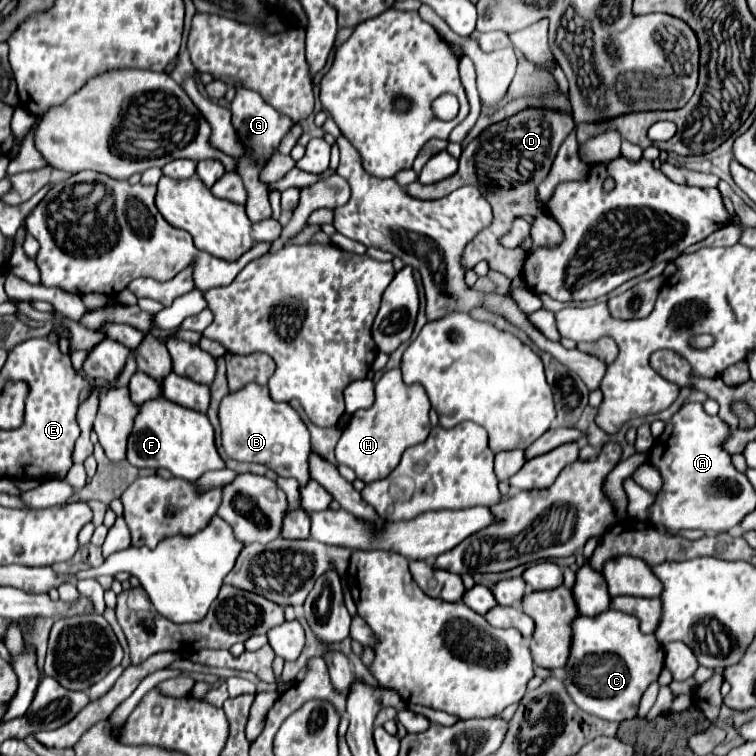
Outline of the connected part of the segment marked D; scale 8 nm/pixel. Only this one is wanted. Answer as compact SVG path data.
M532 107L532 109L524 109L500 123L494 123L490 127L486 127L476 139L472 139L464 149L462 149L462 155L458 159L458 171L452 175L452 177L446 177L444 181L438 181L438 183L432 183L432 185L420 185L418 181L408 185L406 187L406 193L416 197L416 199L440 199L448 193L452 193L454 189L458 187L464 187L464 185L476 185L482 195L488 199L488 203L492 205L492 211L494 211L494 219L492 223L482 229L464 249L464 257L460 259L460 263L464 265L464 269L470 269L474 267L476 263L480 261L486 261L488 267L492 271L498 271L502 275L506 275L508 279L514 279L516 275L520 275L520 269L522 269L522 261L524 261L524 251L514 251L514 249L504 249L498 245L498 237L508 233L510 231L510 225L516 217L522 217L522 215L538 215L538 209L540 209L540 201L538 201L538 183L548 175L550 171L550 165L558 153L558 147L560 143L566 139L566 135L576 127L576 133L578 133L578 143L584 143L586 139L590 139L596 131L604 131L602 129L590 129L586 123L580 123L576 125L572 115L568 111L554 111L554 109L542 109L542 107Z

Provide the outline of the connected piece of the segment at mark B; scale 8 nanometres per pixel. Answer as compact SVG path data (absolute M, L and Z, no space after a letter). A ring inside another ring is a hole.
M248 383L244 389L228 393L218 409L222 447L228 457L244 463L258 463L272 469L278 477L294 477L300 485L310 481L308 455L310 433L300 415L288 403L272 401L268 387Z

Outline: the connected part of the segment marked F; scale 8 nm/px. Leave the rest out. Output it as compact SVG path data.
M164 397L146 401L146 405L138 407L138 415L128 437L126 461L130 465L136 463L136 467L164 467L174 477L186 481L196 481L202 473L212 469L224 469L224 461L214 445L214 431L208 417L204 413L180 407Z

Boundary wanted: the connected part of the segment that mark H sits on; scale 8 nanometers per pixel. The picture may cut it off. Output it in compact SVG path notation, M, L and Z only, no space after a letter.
M390 369L376 383L376 399L368 409L360 409L352 415L348 427L336 445L336 461L354 469L356 477L364 483L372 483L390 475L400 463L406 447L422 443L430 433L430 401L420 385L404 385L400 369Z

